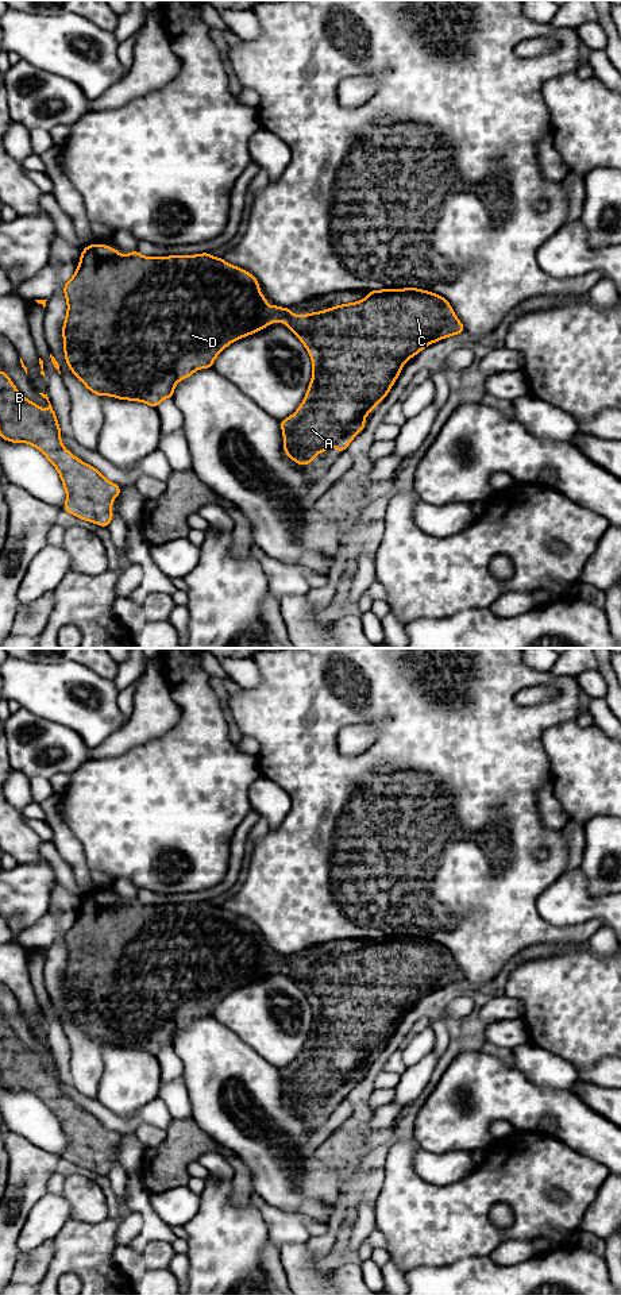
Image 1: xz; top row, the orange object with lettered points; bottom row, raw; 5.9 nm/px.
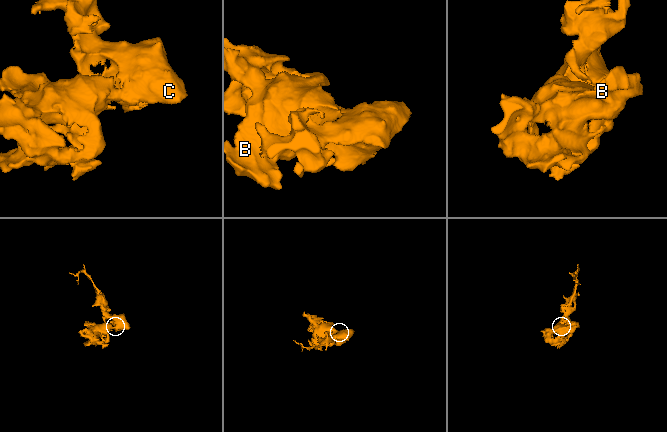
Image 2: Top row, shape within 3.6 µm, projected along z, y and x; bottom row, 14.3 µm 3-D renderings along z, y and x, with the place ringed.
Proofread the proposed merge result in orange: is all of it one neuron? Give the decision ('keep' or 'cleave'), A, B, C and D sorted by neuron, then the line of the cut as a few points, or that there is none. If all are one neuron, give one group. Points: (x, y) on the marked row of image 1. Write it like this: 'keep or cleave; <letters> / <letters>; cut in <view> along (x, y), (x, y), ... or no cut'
keep; A B C D; no cut

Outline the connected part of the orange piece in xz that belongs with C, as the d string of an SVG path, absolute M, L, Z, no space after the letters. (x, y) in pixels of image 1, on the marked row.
M88 244L80 258L74 275L63 285L68 302L62 327L63 351L72 373L97 397L139 401L157 409L163 398L173 398L178 381L198 369L212 369L213 359L232 342L265 329L270 323L286 324L305 346L313 367L304 401L290 417L279 421L284 451L301 466L308 466L331 447L344 452L363 431L364 417L386 398L402 365L428 344L464 332L463 323L444 297L417 288L371 290L360 301L294 316L289 308L275 304L270 308L252 274L211 253L143 257L134 250L122 255L107 244Z

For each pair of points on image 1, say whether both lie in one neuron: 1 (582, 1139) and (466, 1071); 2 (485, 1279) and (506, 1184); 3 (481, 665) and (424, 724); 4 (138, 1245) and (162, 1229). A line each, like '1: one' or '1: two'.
1: one
2: two
3: one
4: one

